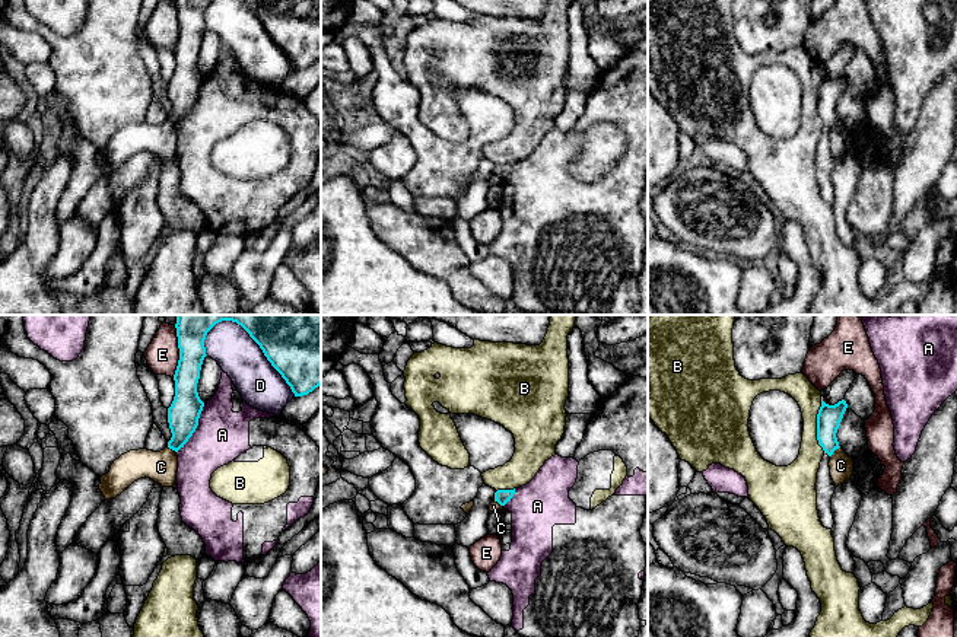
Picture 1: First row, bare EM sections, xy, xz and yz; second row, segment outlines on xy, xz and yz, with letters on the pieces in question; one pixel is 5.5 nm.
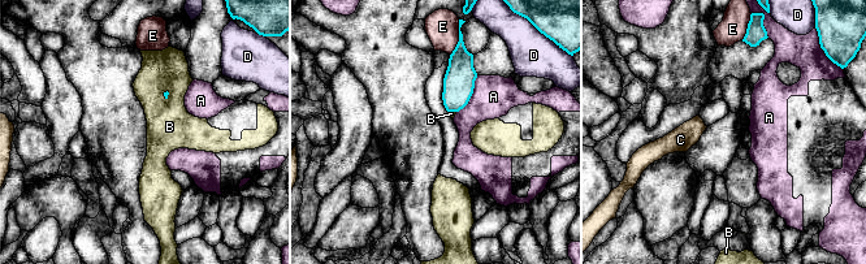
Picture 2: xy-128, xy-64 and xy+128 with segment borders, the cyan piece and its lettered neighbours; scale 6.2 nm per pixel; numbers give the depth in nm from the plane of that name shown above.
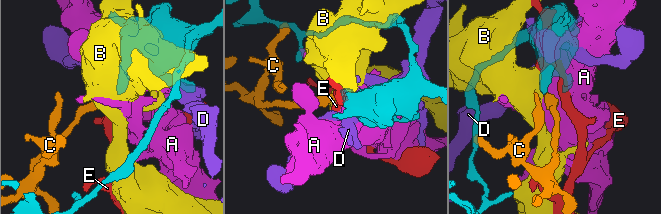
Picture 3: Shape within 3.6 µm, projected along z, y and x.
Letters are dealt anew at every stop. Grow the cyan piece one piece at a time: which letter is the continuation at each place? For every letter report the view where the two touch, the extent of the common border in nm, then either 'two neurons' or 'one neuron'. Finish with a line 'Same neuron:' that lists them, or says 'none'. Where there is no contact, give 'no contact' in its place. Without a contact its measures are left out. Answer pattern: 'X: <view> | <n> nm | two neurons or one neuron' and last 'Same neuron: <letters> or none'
A: xy | 300 nm | two neurons
B: yz | 320 nm | two neurons
C: yz | 80 nm | two neurons
D: xy | 600 nm | two neurons
E: xy | 280 nm | two neurons
Same neuron: none

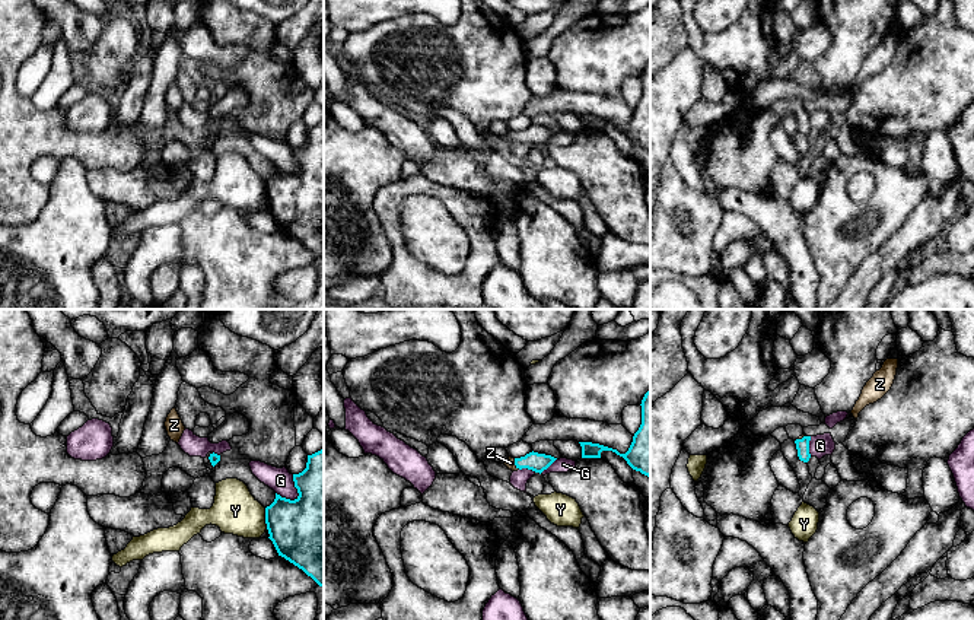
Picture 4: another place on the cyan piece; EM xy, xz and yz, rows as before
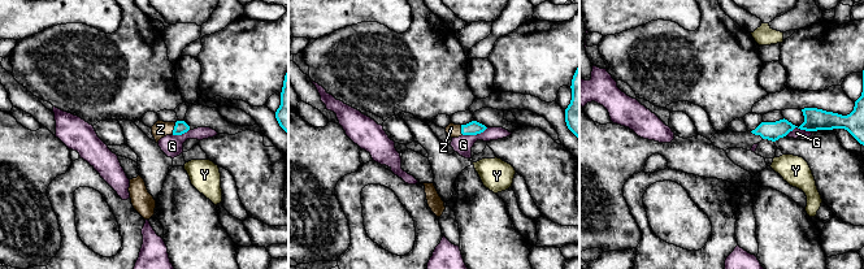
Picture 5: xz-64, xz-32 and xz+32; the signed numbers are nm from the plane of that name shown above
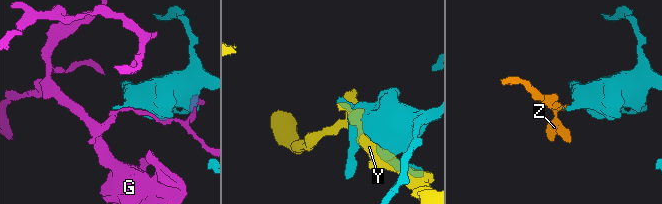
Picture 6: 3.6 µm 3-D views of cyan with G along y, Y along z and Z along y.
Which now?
G: xy | 150 nm | two neurons
Y: xy | 120 nm | two neurons
Z: xz | 70 nm | one neuron
Same neuron: Z

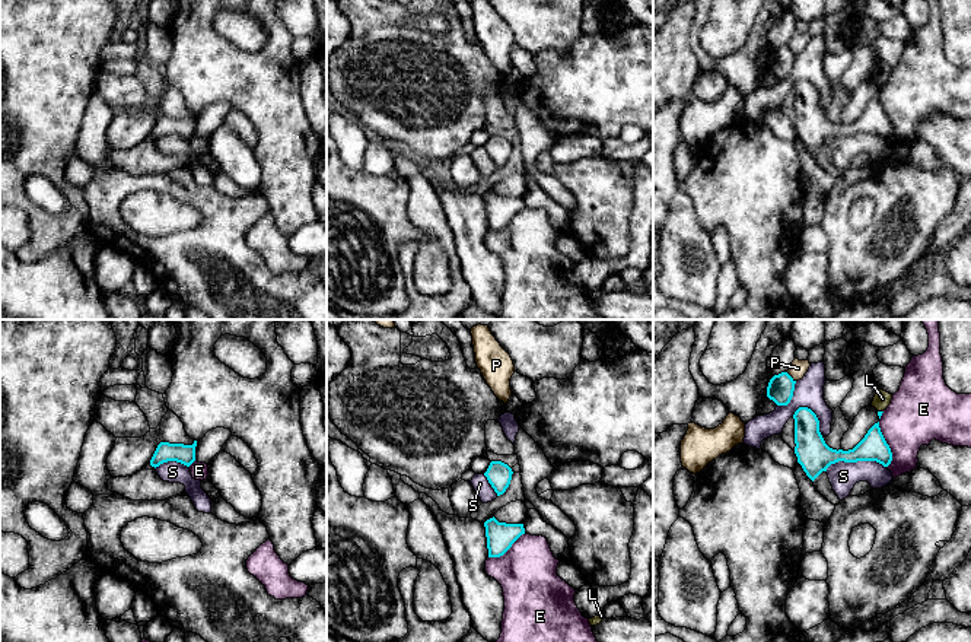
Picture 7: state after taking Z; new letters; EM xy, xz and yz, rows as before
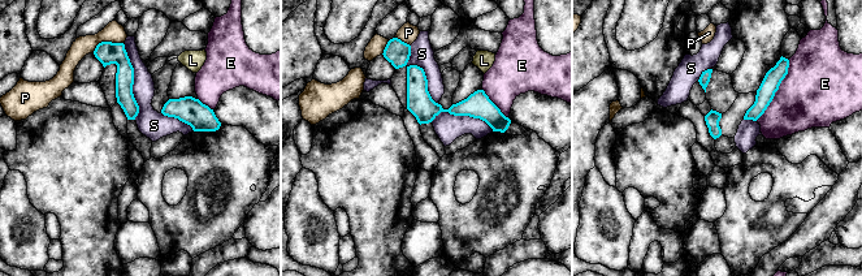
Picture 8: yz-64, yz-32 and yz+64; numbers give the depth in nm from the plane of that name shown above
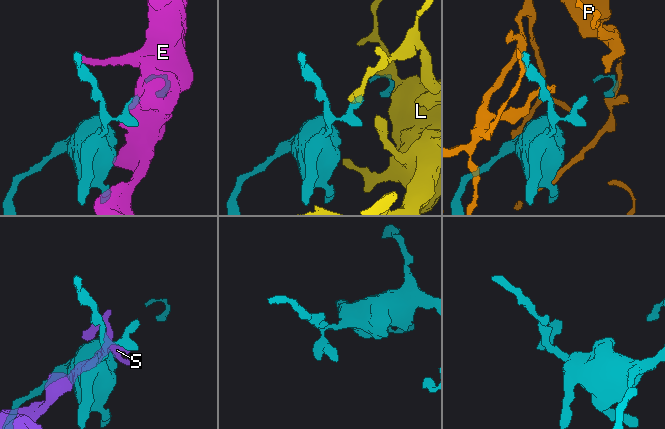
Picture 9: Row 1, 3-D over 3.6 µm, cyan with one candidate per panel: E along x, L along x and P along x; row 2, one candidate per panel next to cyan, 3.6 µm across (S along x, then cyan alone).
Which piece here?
E: yz | 260 nm | two neurons
L: yz | 30 nm | two neurons
P: yz | 80 nm | two neurons
S: yz | 340 nm | two neurons
Same neuron: none

